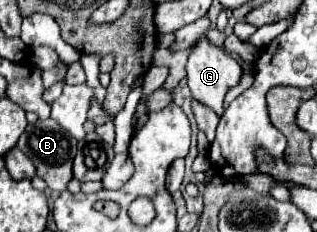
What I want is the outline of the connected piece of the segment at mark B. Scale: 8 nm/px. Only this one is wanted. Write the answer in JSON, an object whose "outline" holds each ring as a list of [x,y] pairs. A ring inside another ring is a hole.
{"outline":[[[53,119],[35,121],[27,125],[23,137],[19,139],[17,147],[35,163],[37,175],[43,177],[49,189],[61,193],[67,189],[67,183],[73,179],[73,157],[75,157],[75,145],[77,139],[71,137],[65,129],[61,129]]]}

